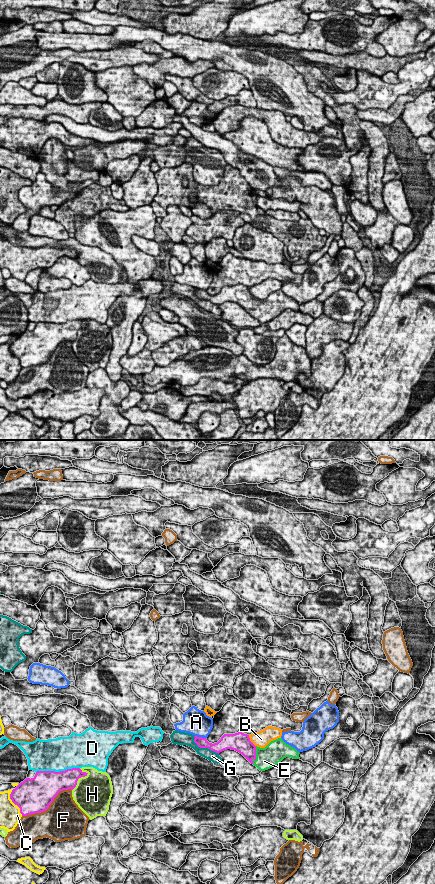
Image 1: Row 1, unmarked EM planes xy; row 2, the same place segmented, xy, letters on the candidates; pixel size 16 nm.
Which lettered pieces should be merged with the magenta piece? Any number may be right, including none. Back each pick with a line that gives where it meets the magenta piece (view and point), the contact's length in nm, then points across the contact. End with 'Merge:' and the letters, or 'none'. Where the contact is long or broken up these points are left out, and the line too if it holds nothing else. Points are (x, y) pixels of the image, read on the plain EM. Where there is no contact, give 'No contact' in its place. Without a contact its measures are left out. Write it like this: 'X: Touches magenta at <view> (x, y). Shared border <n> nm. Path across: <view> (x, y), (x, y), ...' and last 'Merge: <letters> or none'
E: Touches magenta at xy (255, 307). Shared border 300 nm
Merge: E

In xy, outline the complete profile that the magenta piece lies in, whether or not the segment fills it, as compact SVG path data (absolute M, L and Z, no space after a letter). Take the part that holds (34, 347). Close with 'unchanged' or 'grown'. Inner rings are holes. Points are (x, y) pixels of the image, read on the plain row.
M72 320L60 324L37 323L33 330L26 330L12 342L10 351L20 360L22 368L41 365L49 360L49 357L60 343L73 342L77 337L78 331L87 328L87 326L88 325L83 324L80 320Z; unchanged

